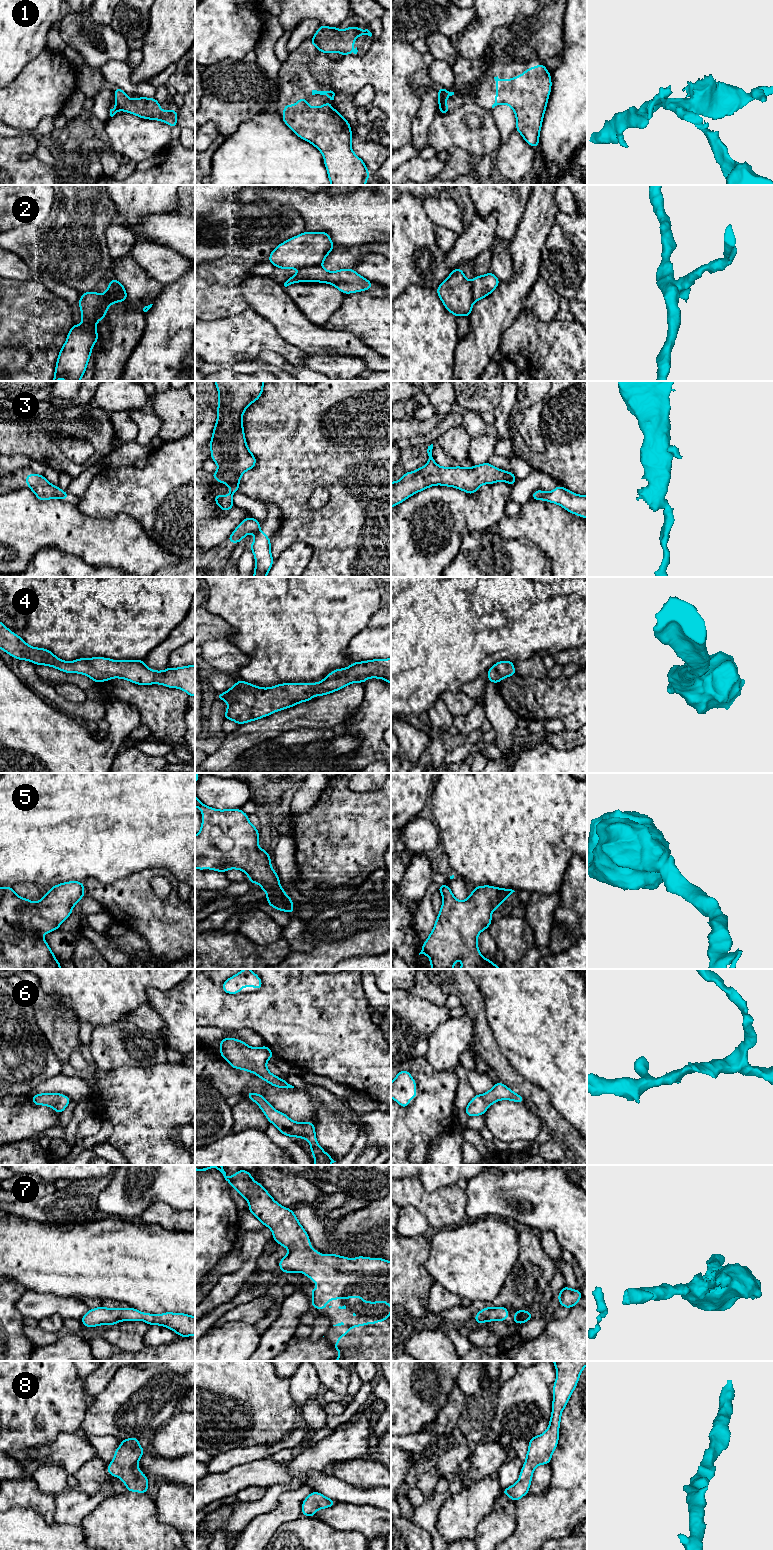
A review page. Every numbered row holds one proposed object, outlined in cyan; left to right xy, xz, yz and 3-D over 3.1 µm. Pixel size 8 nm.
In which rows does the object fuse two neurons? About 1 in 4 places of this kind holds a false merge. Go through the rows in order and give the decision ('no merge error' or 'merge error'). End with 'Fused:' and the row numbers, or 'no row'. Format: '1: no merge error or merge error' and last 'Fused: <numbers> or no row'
1: merge error
2: merge error
3: merge error
4: no merge error
5: no merge error
6: no merge error
7: no merge error
8: no merge error
Fused: 1, 2, 3

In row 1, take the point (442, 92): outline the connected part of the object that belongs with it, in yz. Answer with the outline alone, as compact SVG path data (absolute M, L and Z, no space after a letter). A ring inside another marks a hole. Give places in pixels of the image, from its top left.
M441 87L438 91L438 104L439 107L446 101L446 99L452 95L454 95L454 92L448 92L445 88Z

